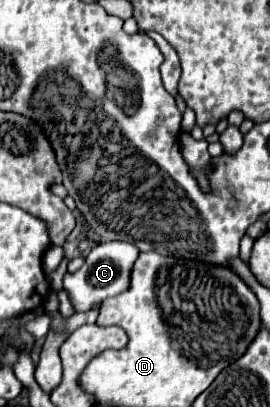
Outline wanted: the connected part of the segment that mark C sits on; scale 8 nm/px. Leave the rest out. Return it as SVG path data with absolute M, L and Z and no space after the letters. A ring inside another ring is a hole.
M104 241L96 245L76 273L64 275L64 289L74 311L88 311L94 305L100 305L106 297L122 293L126 285L130 285L130 269L134 265L134 257L138 257L138 249L124 241Z

